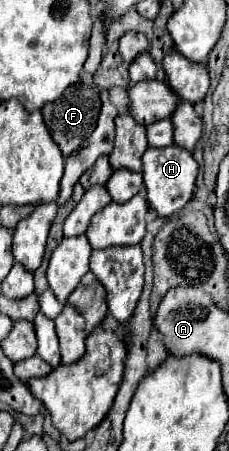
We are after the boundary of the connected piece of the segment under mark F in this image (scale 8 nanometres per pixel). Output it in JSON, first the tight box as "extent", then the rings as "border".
{"extent":[41,79,101,157],"border":[[[81,79],[79,83],[71,85],[57,101],[47,103],[41,113],[45,119],[45,125],[53,137],[53,141],[59,145],[63,157],[71,155],[73,151],[77,151],[87,137],[93,133],[95,125],[97,125],[97,115],[101,111],[101,99],[99,99],[99,87],[91,81],[91,79]]]}

